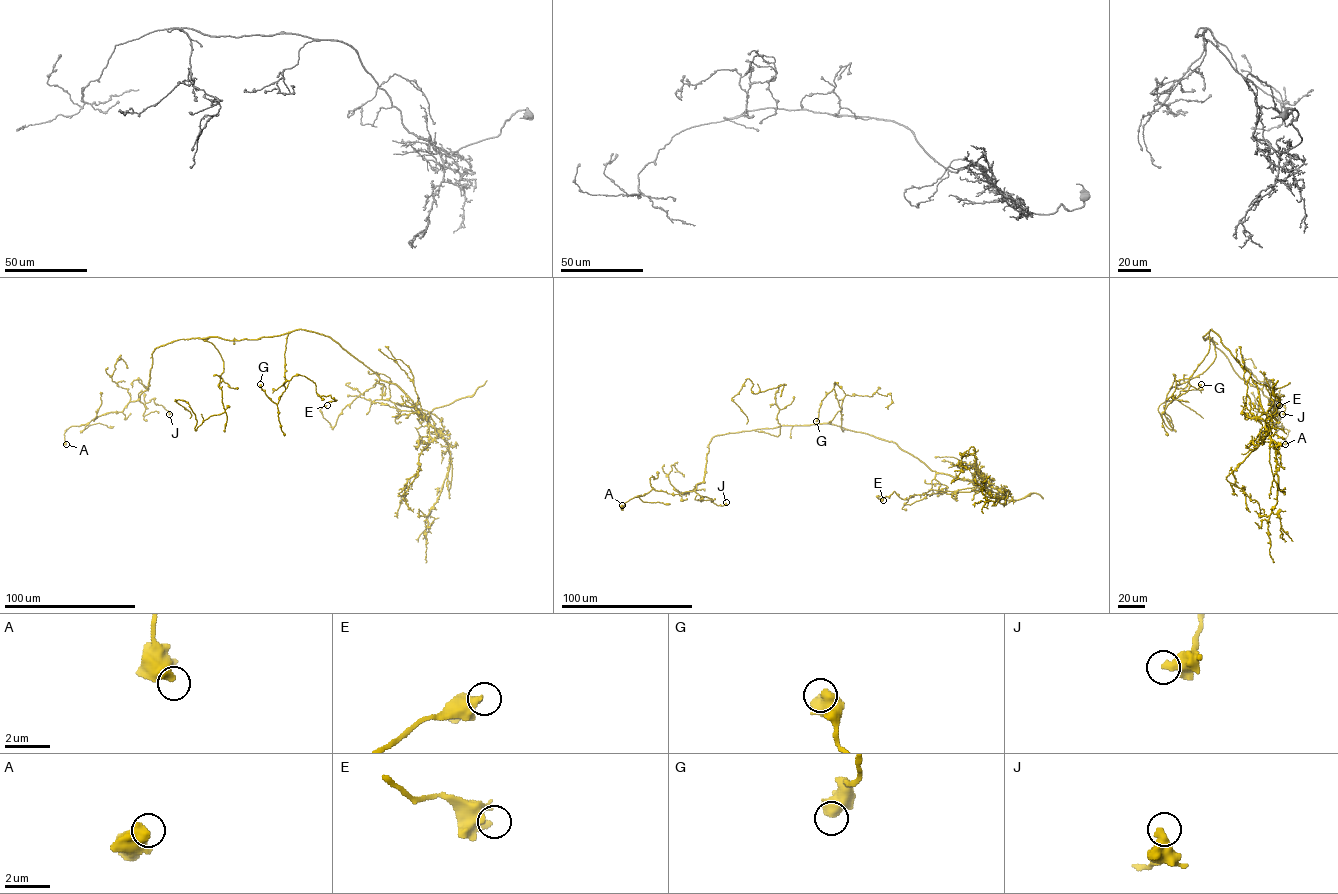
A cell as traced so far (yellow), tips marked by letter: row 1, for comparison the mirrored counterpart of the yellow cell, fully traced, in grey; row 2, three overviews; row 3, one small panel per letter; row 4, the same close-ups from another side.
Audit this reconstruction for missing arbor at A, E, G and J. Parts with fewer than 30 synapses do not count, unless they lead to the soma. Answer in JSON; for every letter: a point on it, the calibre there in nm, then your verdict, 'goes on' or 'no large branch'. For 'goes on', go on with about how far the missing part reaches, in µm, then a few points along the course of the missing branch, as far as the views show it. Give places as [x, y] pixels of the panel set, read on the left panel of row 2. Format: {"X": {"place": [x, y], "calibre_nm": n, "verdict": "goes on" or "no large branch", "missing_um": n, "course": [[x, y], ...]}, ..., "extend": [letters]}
{"A": {"place": [66, 444], "calibre_nm": 600, "verdict": "no large branch"}, "E": {"place": [327, 405], "calibre_nm": 280, "verdict": "no large branch"}, "G": {"place": [260, 384], "calibre_nm": 600, "verdict": "no large branch"}, "J": {"place": [169, 414], "calibre_nm": 550, "verdict": "no large branch"}, "extend": []}

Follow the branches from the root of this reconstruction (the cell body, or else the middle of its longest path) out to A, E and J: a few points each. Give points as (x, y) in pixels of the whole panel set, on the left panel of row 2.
A: (291, 331), (251, 339), (179, 339), (157, 347), (149, 385), (140, 398), (121, 411), (69, 427), (66, 444)
E: (291, 331), (304, 329), (330, 337), (379, 377), (374, 387), (342, 409), (333, 427), (320, 410), (327, 405)
J: (291, 331), (251, 339), (179, 339), (157, 347), (149, 385), (138, 400), (144, 404), (152, 398), (169, 414)

